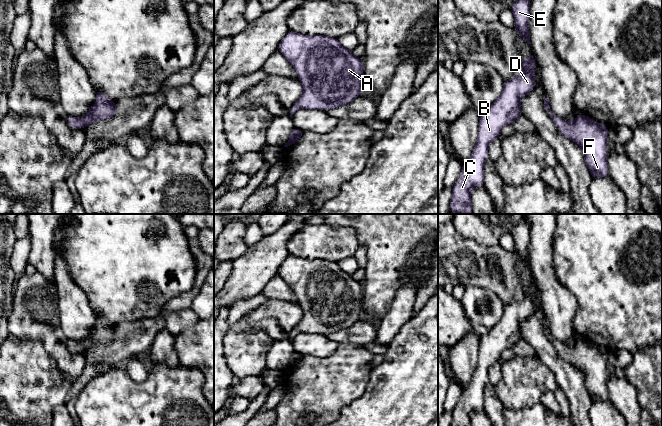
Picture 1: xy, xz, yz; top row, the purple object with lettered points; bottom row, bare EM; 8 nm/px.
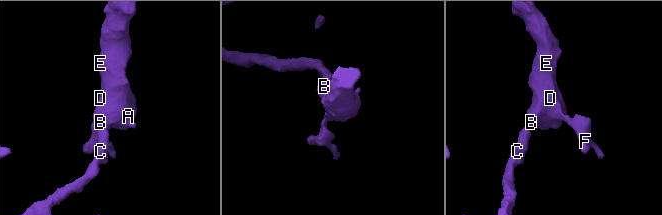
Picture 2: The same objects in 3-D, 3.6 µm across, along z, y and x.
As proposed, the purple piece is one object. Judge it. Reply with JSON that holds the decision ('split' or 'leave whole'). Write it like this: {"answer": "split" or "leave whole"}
{"answer": "leave whole"}

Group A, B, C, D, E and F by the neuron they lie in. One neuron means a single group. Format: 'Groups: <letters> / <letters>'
Groups: A B C D E F

